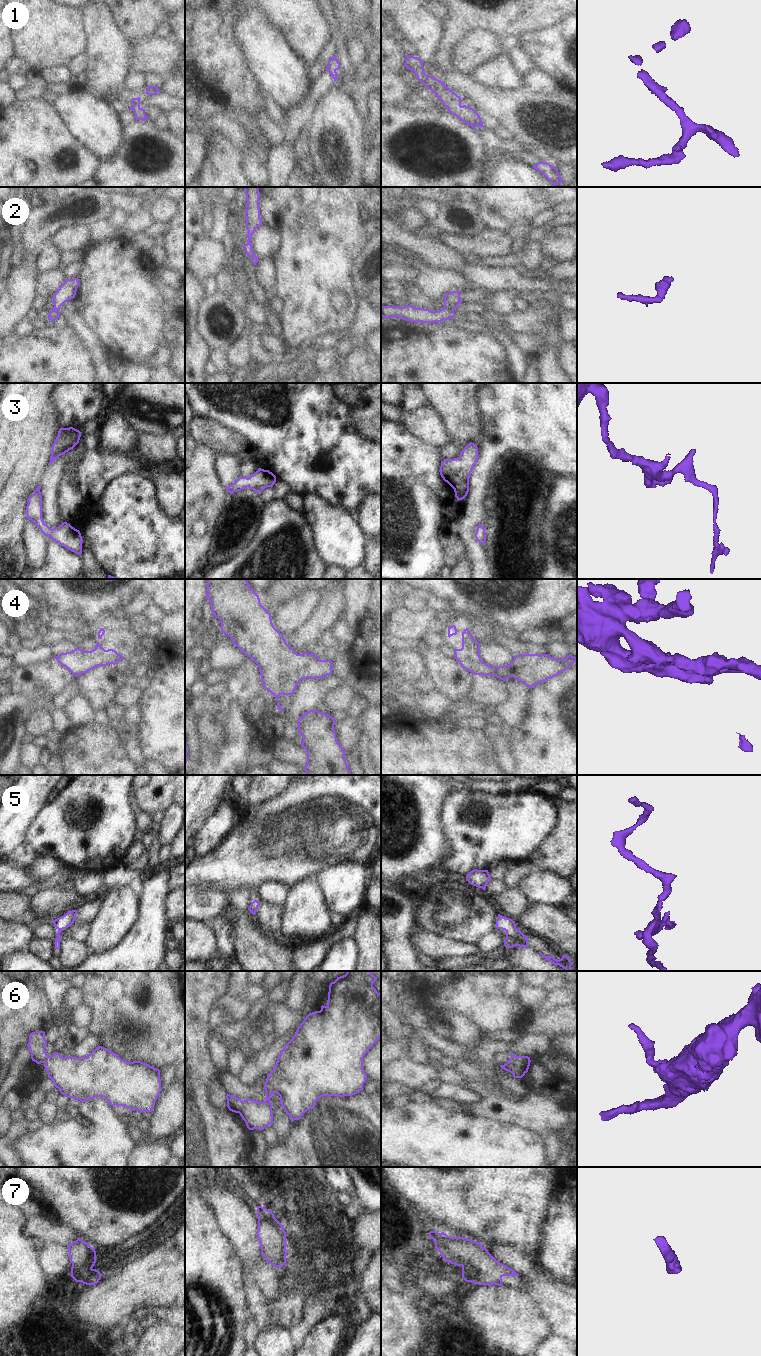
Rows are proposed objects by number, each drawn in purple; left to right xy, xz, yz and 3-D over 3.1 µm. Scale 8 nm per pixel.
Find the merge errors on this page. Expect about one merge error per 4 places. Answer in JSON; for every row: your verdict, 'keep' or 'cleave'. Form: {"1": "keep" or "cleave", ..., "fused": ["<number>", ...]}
{"1": "keep", "2": "keep", "3": "keep", "4": "keep", "5": "keep", "6": "cleave", "7": "keep", "fused": ["6"]}

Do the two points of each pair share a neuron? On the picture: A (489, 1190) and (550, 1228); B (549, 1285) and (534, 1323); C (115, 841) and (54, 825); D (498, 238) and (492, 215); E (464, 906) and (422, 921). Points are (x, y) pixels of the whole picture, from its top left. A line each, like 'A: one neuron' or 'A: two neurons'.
A: two neurons
B: two neurons
C: one neuron
D: two neurons
E: one neuron

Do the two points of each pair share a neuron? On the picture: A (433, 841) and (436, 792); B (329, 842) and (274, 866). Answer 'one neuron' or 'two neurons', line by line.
A: one neuron
B: one neuron

